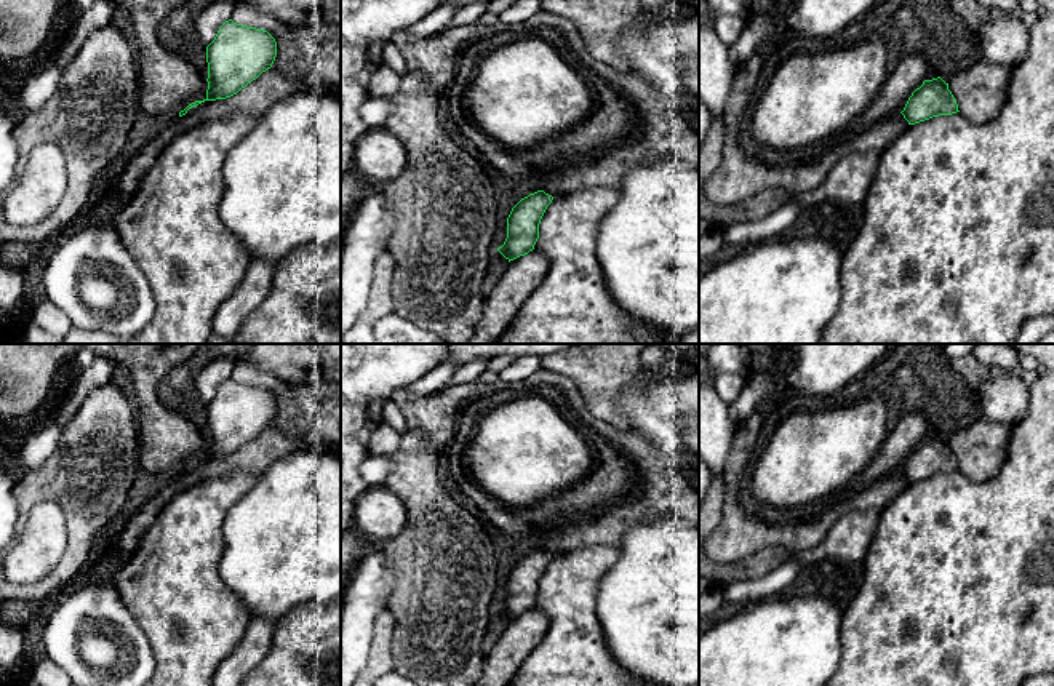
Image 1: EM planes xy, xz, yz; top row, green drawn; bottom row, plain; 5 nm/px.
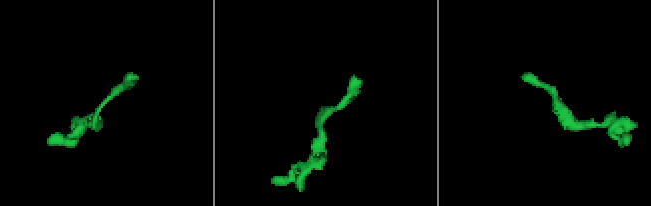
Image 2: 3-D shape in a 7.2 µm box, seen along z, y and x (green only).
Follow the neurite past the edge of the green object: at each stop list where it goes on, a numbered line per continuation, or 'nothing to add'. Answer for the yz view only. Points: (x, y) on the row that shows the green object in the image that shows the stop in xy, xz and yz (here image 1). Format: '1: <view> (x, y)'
nothing to add

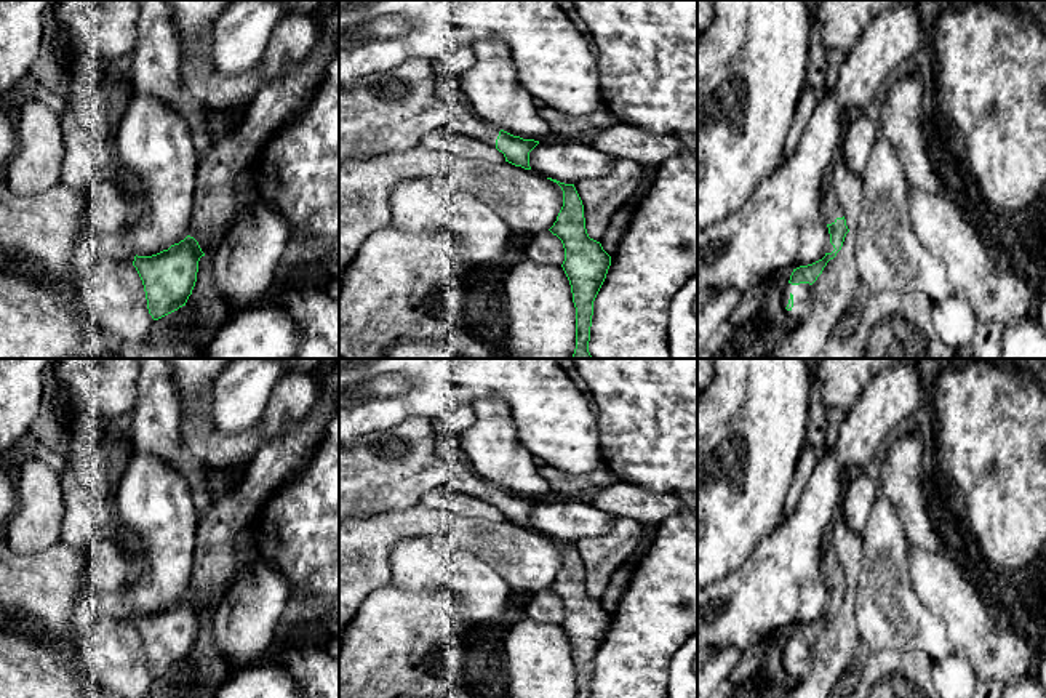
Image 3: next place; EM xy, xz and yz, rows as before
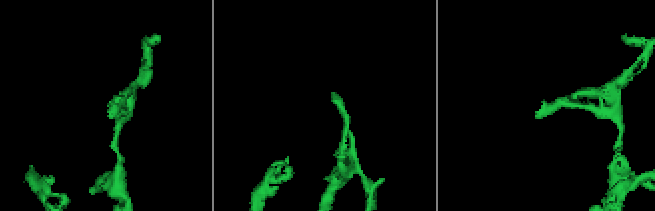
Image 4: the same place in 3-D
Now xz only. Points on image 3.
1: xz (389, 111)

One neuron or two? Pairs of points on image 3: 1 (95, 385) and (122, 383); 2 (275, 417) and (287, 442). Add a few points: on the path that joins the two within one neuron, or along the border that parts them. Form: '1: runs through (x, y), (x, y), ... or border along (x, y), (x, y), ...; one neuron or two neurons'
1: runs through (101, 385), (115, 383); one neuron
2: border along (311, 409), (299, 421), (291, 423), (264, 444); two neurons

